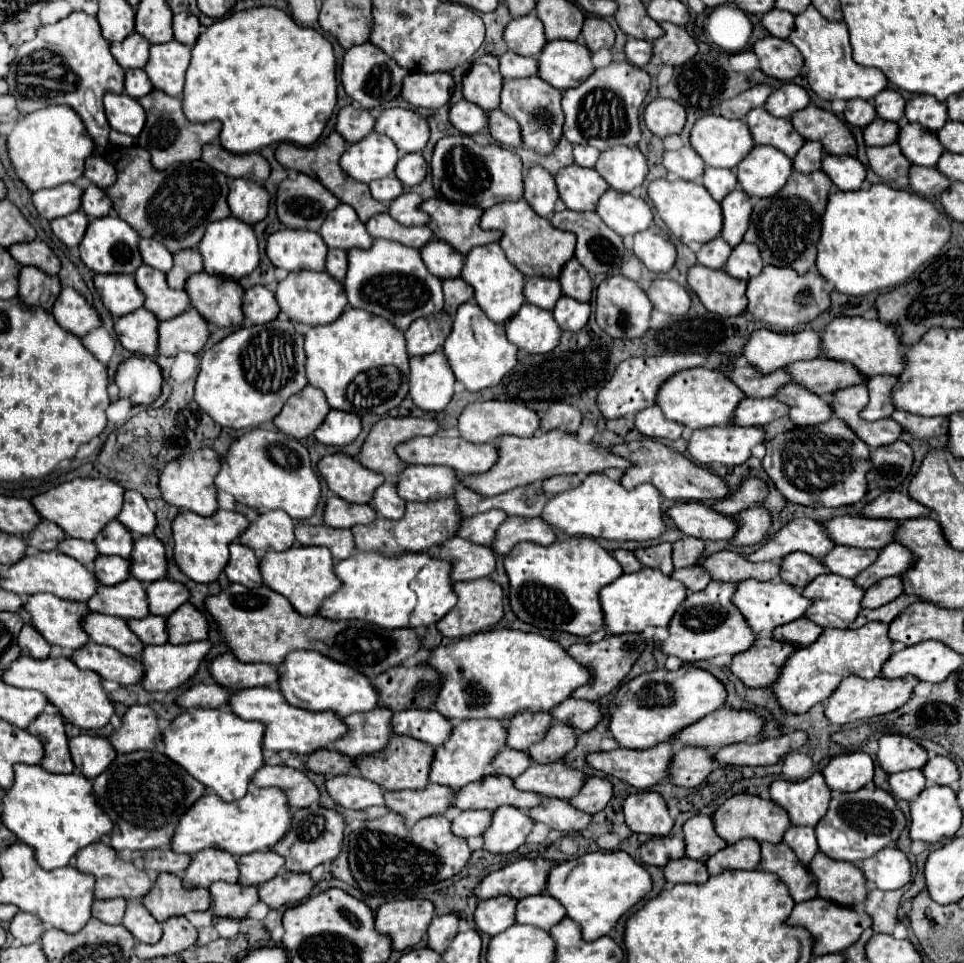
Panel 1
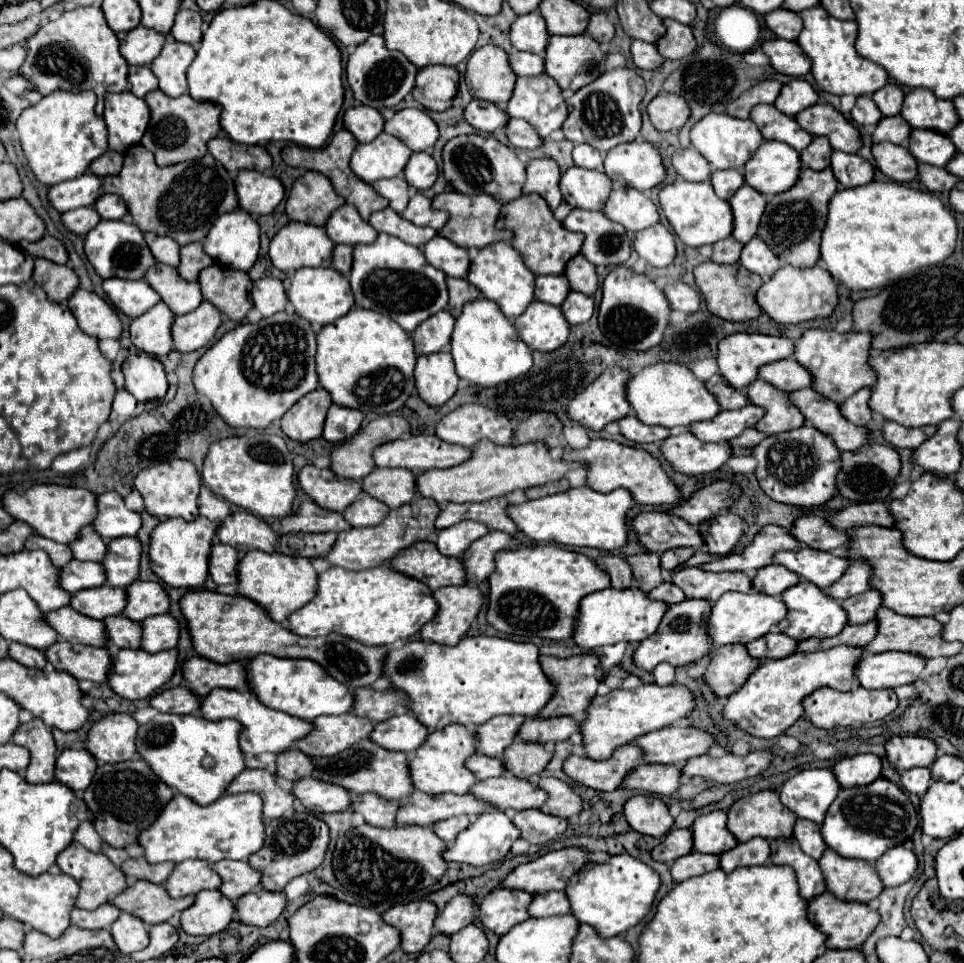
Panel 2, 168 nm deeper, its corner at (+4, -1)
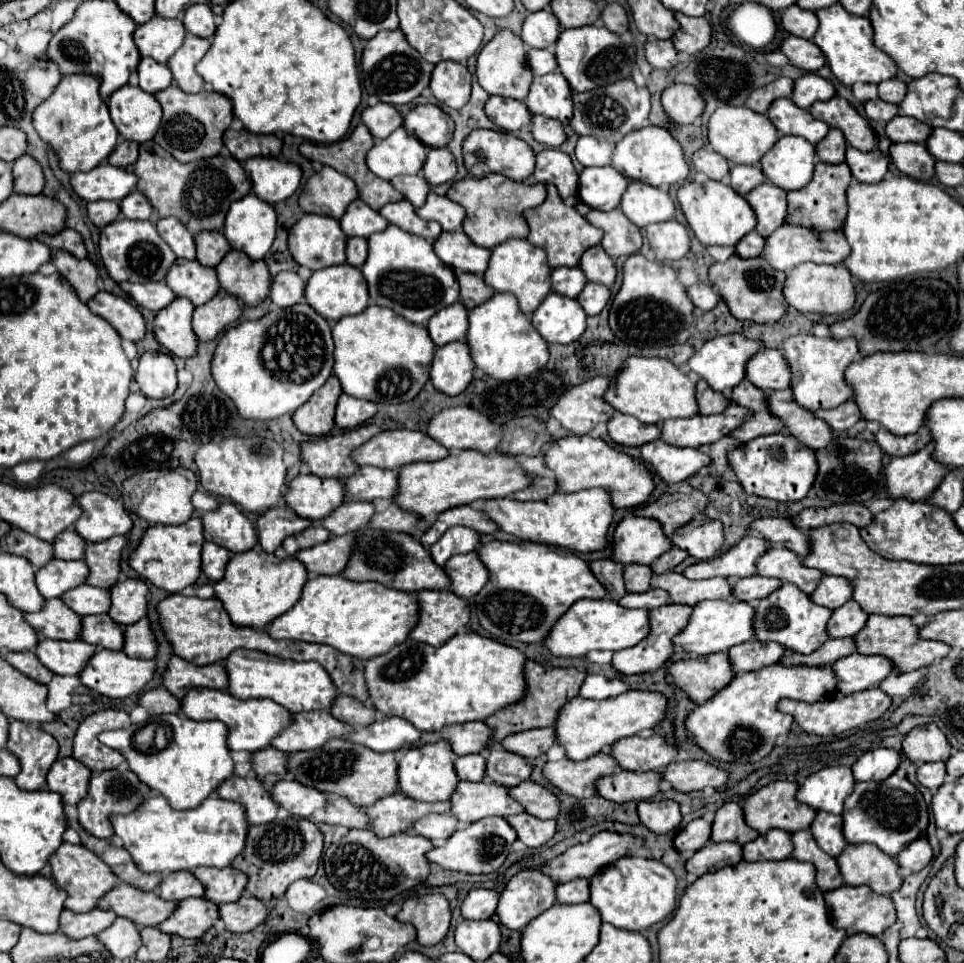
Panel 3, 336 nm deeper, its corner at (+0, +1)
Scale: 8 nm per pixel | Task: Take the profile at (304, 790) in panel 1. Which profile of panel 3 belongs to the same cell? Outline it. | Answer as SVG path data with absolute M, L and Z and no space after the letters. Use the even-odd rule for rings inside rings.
M230 776L218 786L218 798L232 800L244 806L248 824L266 824L276 818L278 806L270 802L270 794L264 790L262 782L256 778Z

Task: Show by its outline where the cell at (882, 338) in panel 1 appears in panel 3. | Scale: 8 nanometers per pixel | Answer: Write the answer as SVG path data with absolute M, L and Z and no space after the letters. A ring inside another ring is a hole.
M798 334L798 336L786 338L782 344L782 350L792 372L790 390L798 406L810 412L816 412L816 410L828 410L832 406L838 406L850 400L852 388L846 386L844 370L850 366L850 362L856 360L856 354L858 354L858 344L854 338L834 340L834 338L816 338L810 334Z

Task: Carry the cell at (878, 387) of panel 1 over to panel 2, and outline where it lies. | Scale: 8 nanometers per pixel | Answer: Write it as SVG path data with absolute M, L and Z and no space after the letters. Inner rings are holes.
M862 388L862 390L854 392L854 396L850 396L846 402L840 404L842 414L850 422L854 422L858 426L866 426L870 422L870 418L872 418L872 412L870 412L870 406L868 406L870 392L872 392L872 388Z

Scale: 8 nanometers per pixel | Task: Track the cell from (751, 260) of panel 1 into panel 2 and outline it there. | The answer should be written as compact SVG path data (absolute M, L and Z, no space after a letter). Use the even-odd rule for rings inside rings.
M754 238L754 240L750 240L748 244L744 244L738 262L740 262L746 270L750 270L750 272L762 276L764 280L770 278L770 276L780 268L778 258L772 254L772 250L770 250L760 238Z

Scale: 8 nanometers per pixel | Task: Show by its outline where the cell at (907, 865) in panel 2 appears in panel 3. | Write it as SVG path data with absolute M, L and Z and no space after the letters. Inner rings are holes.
M918 838L910 846L906 846L896 856L896 860L898 860L900 868L910 870L910 872L918 872L924 866L928 866L928 862L932 860L932 856L934 856L934 852L930 854L930 842L926 838Z

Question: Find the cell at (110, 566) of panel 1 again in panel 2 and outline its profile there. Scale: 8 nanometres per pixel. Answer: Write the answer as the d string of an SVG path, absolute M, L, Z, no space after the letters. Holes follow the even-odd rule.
M72 560L62 568L60 574L60 584L68 592L78 592L86 588L98 588L106 584L106 572L102 572L100 562L80 562Z

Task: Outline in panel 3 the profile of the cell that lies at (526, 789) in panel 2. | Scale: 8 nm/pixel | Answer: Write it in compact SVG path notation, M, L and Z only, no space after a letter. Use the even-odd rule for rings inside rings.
M458 782L450 798L450 814L462 824L472 824L488 816L508 818L524 812L516 800L510 798L508 788L494 782Z

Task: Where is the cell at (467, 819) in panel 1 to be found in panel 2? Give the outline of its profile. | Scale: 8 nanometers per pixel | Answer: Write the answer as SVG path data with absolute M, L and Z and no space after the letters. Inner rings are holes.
M456 816L456 818L448 818L448 820L442 820L442 822L436 822L432 828L434 832L448 844L452 844L456 840L456 836L466 830L470 826L470 820L468 816Z

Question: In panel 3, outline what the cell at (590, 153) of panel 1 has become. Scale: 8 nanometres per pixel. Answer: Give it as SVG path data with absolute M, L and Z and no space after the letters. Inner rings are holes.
M580 136L576 144L576 158L582 166L608 166L612 158L612 146L594 136Z

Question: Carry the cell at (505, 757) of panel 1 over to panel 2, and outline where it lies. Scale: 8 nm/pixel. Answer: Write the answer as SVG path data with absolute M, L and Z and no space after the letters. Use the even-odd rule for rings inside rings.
M476 754L466 762L468 770L476 776L476 780L486 780L492 776L502 776L506 772L506 768L502 768L502 758L490 758L490 756L482 756Z

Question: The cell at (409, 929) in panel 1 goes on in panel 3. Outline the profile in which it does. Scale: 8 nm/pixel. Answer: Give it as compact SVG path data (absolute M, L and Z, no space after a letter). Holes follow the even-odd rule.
M426 894L418 898L408 898L402 910L396 914L400 922L410 922L418 932L418 942L422 946L438 944L450 926L450 904L444 894Z

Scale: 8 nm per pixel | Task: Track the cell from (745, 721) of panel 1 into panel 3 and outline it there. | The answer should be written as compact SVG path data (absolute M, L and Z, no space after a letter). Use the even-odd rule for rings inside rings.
M658 734L650 736L628 736L610 748L618 766L622 770L632 772L658 772L664 770L670 762L676 760L678 750L676 746L666 744L666 740Z

